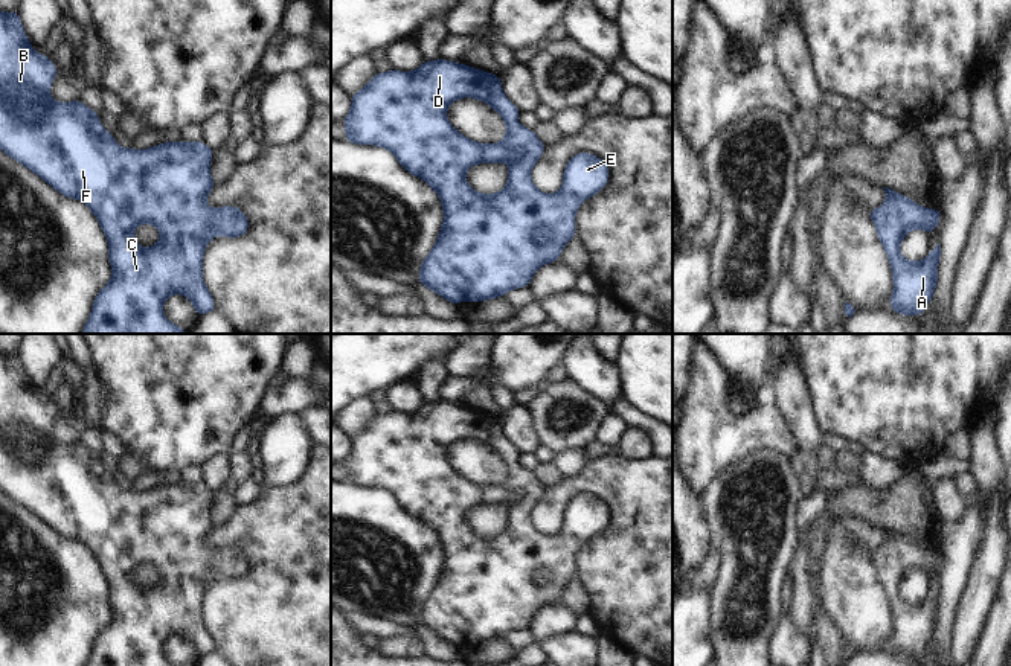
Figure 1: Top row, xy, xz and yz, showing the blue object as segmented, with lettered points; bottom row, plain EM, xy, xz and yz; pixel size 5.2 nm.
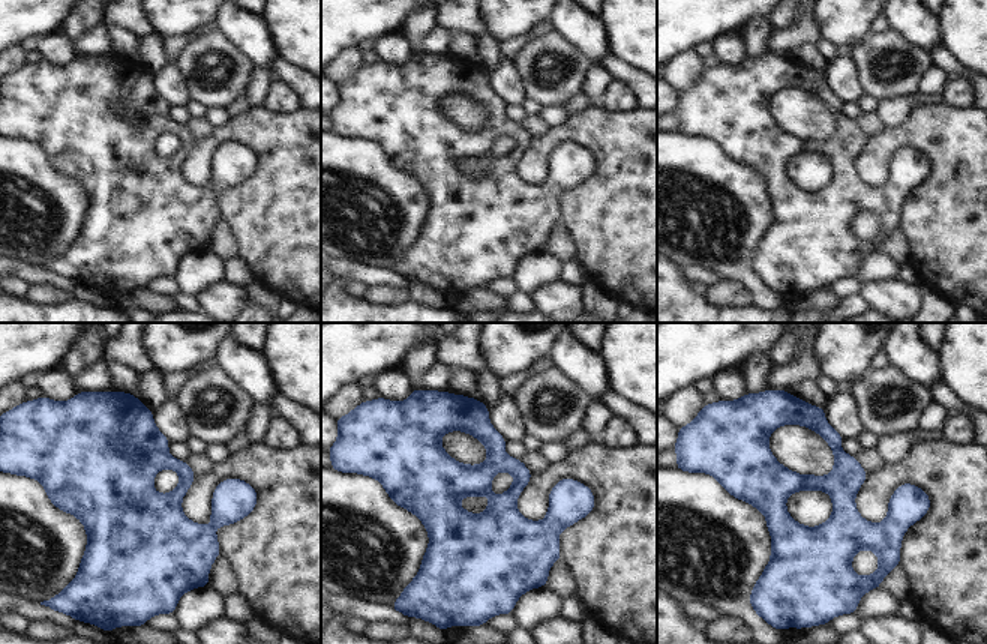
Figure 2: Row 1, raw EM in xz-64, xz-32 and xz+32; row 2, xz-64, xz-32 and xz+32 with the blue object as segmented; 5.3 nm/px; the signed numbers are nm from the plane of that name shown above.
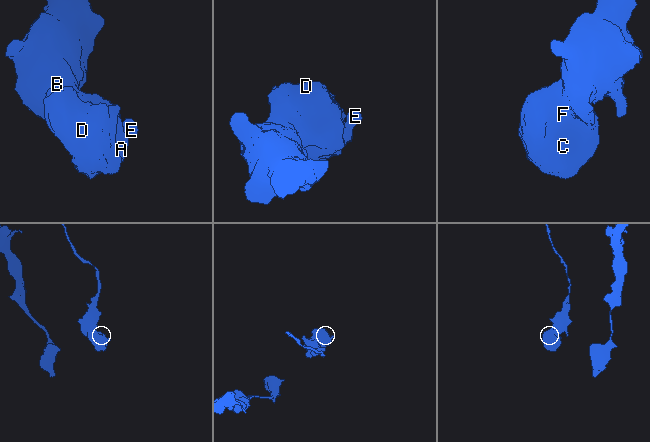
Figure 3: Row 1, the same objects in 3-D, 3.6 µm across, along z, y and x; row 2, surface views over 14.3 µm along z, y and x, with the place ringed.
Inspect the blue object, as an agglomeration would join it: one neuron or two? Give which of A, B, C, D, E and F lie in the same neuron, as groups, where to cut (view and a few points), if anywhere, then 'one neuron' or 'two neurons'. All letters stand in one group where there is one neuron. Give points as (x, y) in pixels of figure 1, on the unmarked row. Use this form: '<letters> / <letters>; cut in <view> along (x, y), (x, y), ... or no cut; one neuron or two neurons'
A B C D E F; no cut; one neuron

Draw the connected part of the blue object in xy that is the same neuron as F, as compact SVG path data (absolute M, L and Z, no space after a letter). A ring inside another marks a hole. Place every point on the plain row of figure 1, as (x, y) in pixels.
M0 352L0 491L61 536L84 543L108 581L113 616L96 636L85 666L174 666L163 657L163 645L172 636L186 637L198 657L213 652L213 639L203 622L206 585L220 575L226 579L239 579L249 572L249 561L238 547L223 547L213 552L206 546L206 538L215 527L209 514L213 491L204 483L183 482L159 485L143 492L120 489L102 469L98 453L90 451L79 440L73 443L50 440L50 427L58 410L49 398L40 396L32 389L34 386L24 376L18 352L12 355ZM139 565L154 565L160 572L160 581L151 590L142 590L134 582L134 570Z

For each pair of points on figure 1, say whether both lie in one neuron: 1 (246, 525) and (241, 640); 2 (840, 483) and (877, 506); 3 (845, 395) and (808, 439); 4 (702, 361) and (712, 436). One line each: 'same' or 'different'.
1: same
2: different
3: different
4: same

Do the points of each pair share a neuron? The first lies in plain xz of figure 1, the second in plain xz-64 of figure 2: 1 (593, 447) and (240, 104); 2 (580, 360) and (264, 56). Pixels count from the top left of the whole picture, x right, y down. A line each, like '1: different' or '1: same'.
1: same
2: same

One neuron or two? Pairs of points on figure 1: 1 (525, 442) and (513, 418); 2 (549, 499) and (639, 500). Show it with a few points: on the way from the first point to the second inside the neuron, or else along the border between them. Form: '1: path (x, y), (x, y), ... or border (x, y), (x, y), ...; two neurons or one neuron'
1: path (523, 436), (517, 424); one neuron
2: path (572, 486), (616, 485); one neuron

